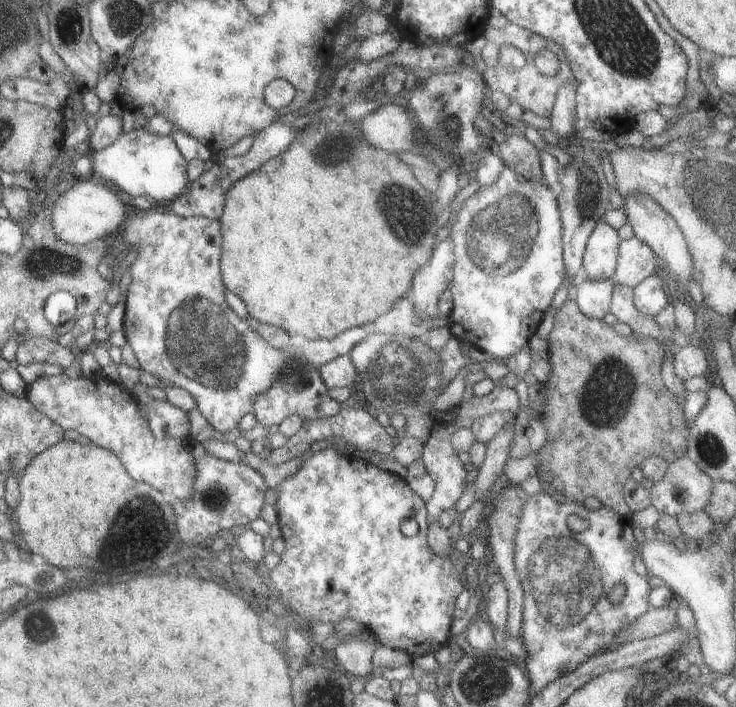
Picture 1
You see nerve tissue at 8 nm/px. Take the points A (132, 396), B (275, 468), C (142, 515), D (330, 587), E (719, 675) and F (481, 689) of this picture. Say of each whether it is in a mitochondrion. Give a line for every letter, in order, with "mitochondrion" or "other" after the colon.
A: other
B: other
C: mitochondrion
D: other
E: other
F: mitochondrion

